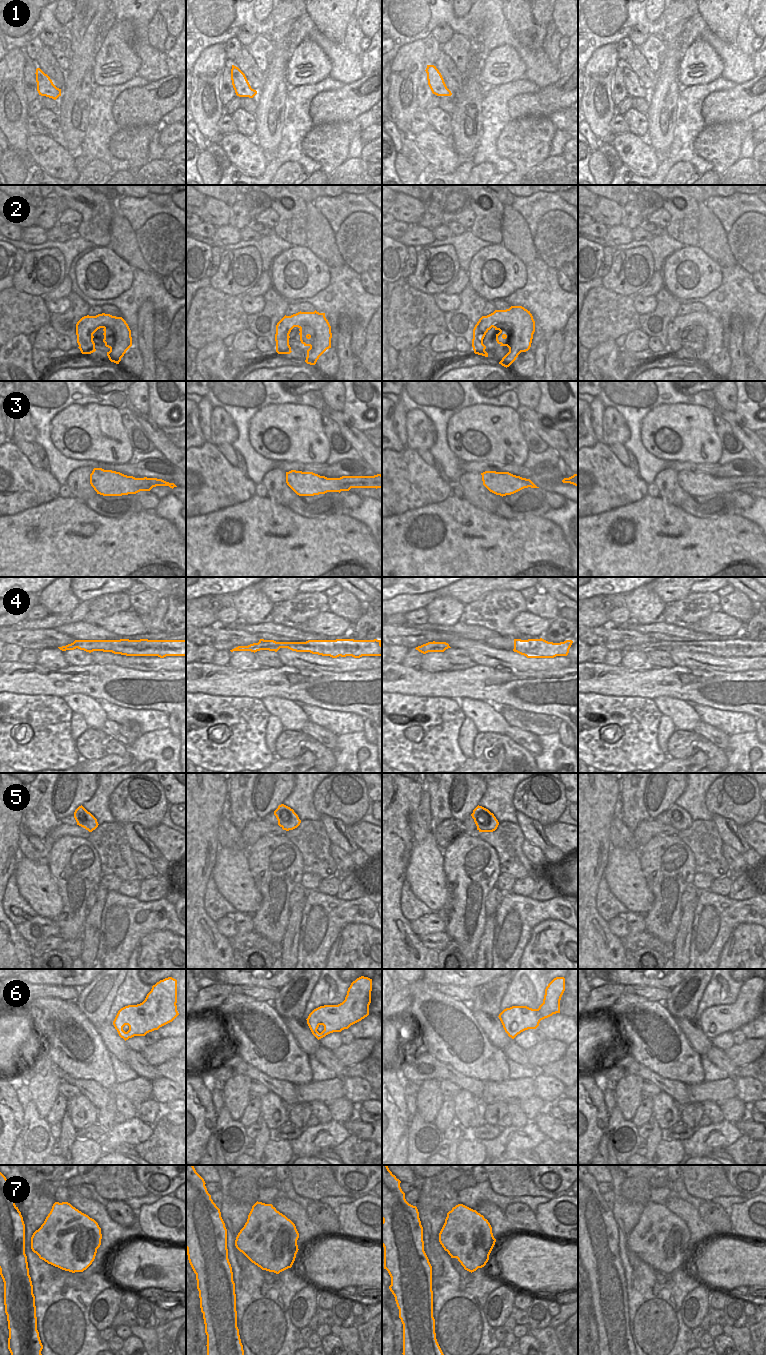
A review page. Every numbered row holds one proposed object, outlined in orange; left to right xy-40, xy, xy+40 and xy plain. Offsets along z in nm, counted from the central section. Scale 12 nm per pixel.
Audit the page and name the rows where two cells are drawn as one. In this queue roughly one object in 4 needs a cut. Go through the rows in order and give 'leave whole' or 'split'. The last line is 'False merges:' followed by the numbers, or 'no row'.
1: leave whole
2: leave whole
3: leave whole
4: leave whole
5: leave whole
6: leave whole
7: leave whole
False merges: no row

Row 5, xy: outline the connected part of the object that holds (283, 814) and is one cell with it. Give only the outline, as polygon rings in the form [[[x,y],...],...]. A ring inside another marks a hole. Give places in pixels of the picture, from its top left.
[[[284,804],[278,806],[274,811],[274,815],[278,820],[278,825],[286,831],[297,828],[301,823],[294,810]]]

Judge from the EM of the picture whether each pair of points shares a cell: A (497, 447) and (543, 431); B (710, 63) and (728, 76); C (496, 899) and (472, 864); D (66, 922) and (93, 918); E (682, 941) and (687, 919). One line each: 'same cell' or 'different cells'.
A: different cells
B: different cells
C: different cells
D: different cells
E: same cell

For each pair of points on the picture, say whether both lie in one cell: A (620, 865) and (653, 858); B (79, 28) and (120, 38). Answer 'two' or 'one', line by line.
A: two
B: two

